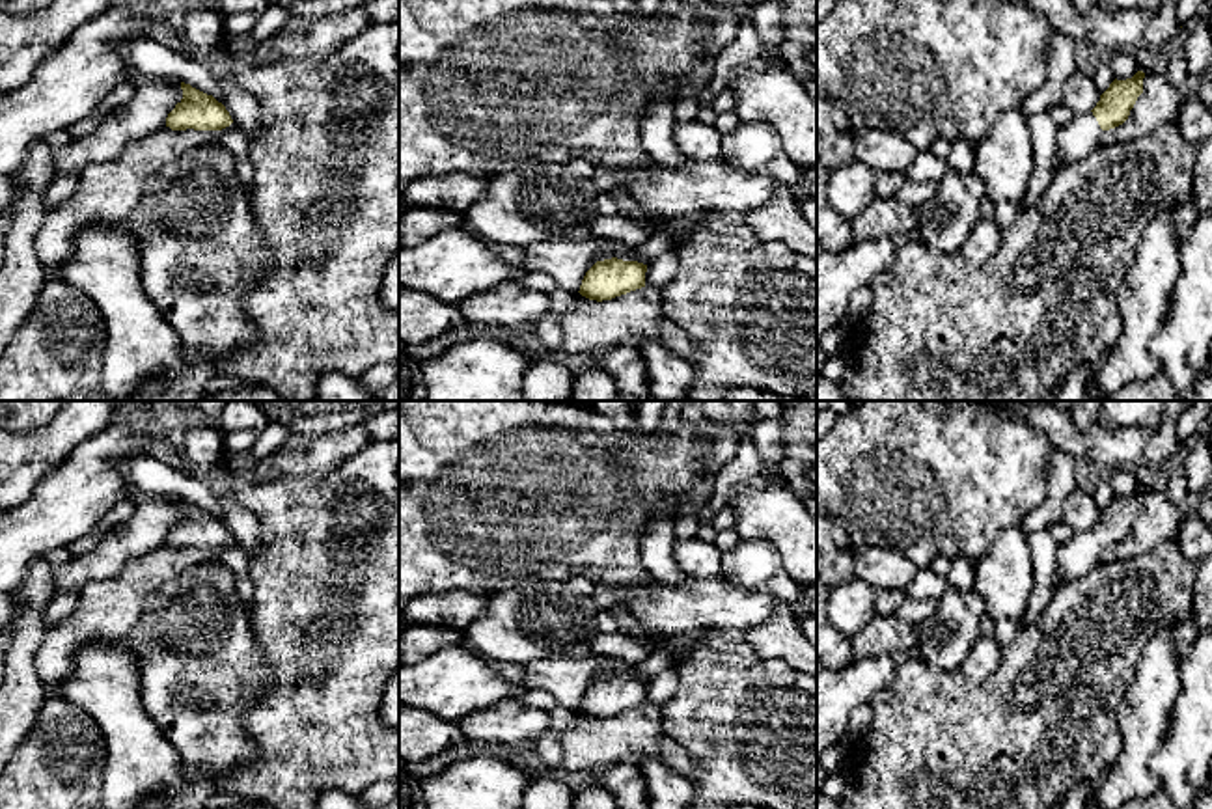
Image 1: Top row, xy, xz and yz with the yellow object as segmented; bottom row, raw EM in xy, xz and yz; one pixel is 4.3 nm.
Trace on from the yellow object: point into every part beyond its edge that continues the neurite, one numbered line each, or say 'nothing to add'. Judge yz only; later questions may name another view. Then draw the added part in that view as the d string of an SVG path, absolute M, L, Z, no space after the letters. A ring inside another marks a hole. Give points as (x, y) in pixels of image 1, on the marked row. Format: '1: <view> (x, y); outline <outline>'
1: yz (1076, 140); outline M1093 112L1076 116L1068 125L1057 129L1055 147L1063 164L1074 164L1087 158L1102 145L1102 129Z

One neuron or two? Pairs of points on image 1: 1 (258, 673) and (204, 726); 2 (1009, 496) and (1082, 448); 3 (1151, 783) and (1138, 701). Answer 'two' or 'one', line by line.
1: one
2: two
3: one

